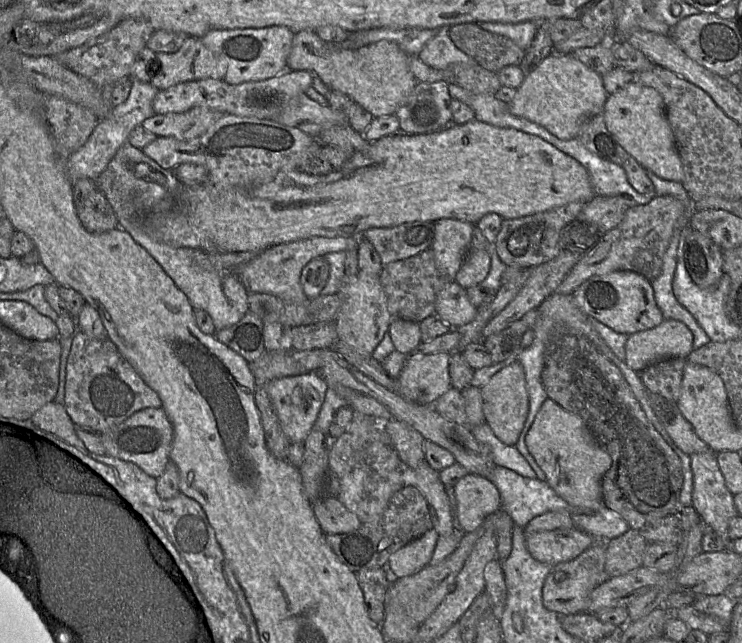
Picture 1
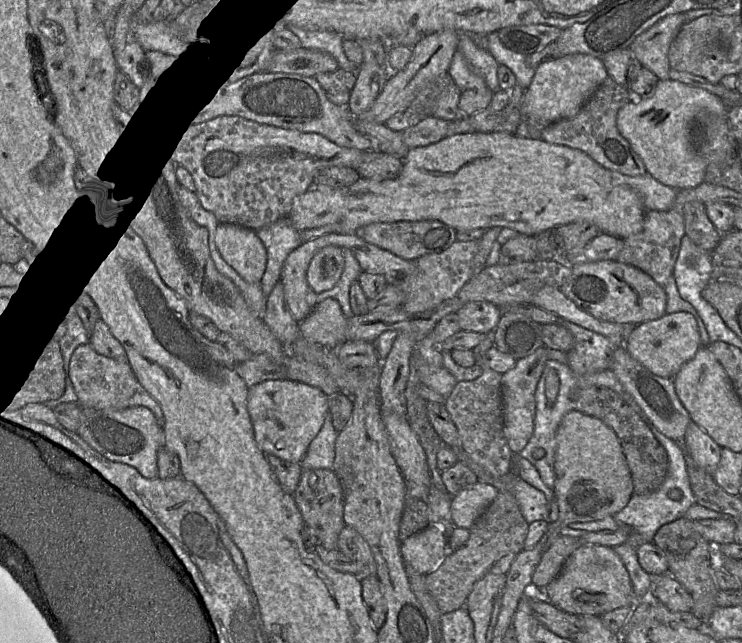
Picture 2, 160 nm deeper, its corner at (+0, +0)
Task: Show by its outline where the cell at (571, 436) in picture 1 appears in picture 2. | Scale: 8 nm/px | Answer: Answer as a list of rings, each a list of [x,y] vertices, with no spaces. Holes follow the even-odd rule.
[[[576,410],[566,413],[555,435],[554,499],[558,506],[557,526],[604,519],[621,511],[634,494],[634,486],[621,443],[602,421]]]

